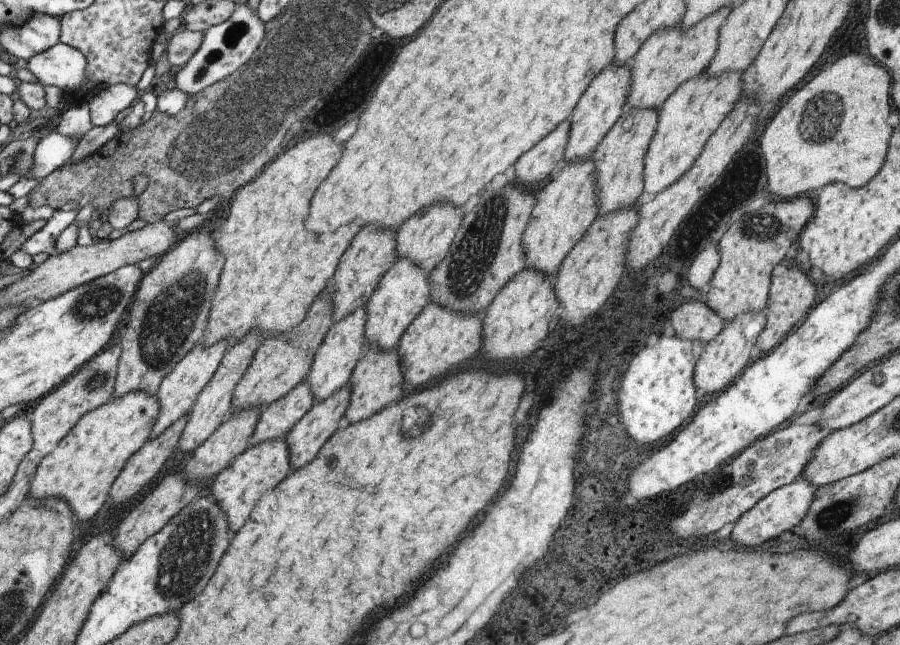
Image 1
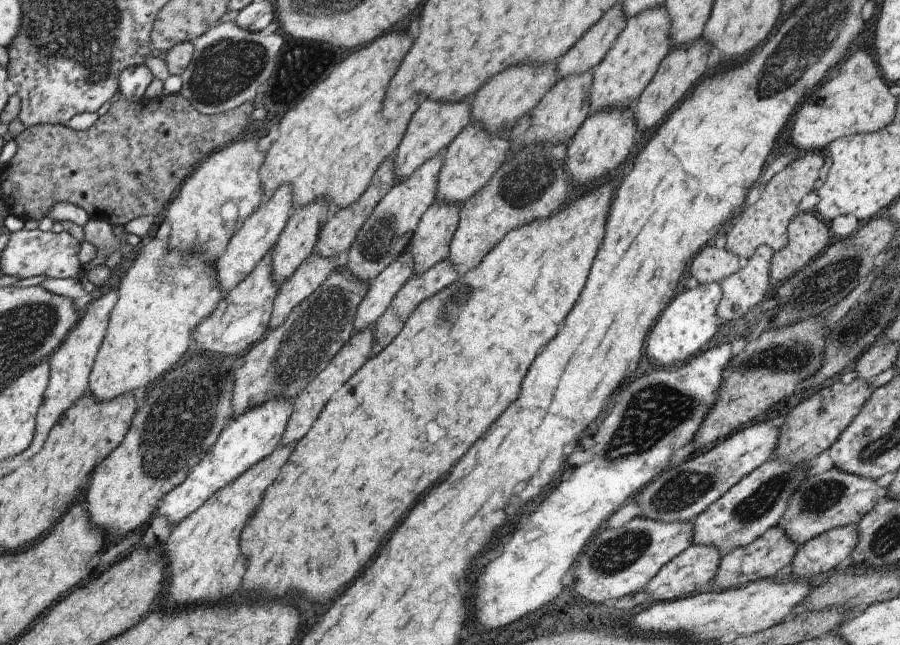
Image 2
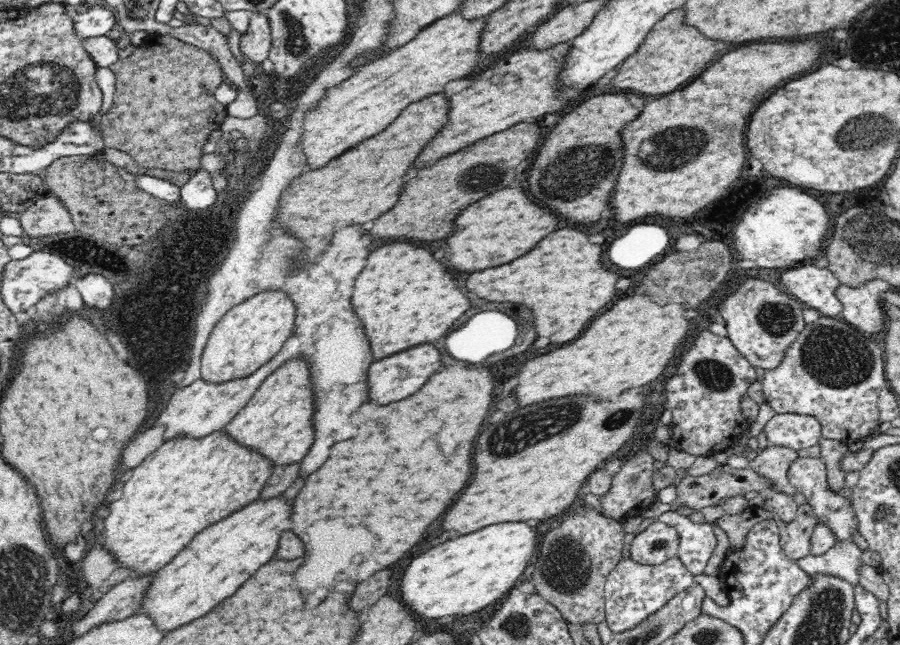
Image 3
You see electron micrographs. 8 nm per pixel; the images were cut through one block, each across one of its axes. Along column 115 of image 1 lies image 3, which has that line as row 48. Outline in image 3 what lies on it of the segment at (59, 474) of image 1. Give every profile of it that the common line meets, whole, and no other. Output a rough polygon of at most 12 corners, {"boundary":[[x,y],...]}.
{"boundary":[[454,12],[303,112],[306,171],[475,74],[485,17]]}

